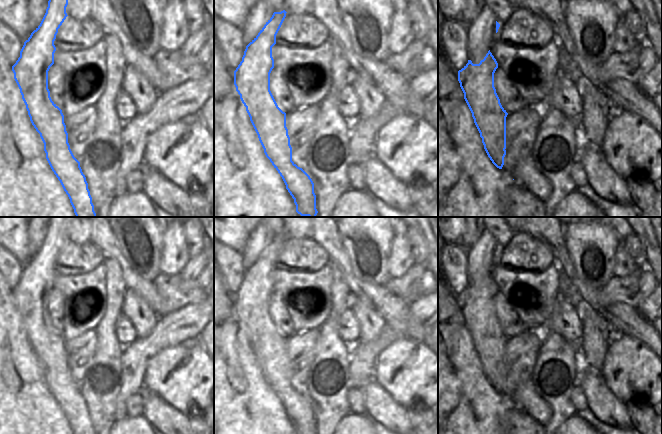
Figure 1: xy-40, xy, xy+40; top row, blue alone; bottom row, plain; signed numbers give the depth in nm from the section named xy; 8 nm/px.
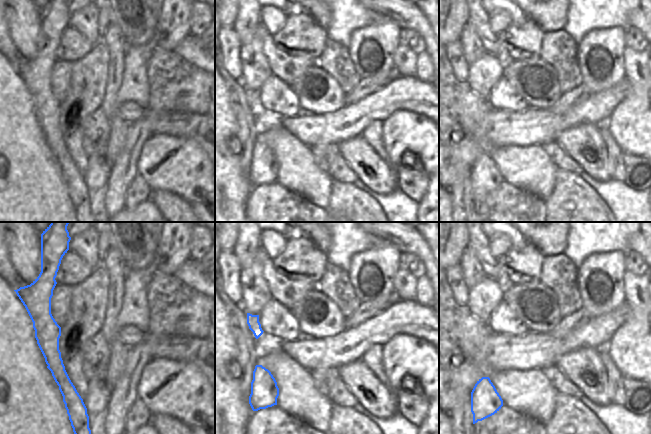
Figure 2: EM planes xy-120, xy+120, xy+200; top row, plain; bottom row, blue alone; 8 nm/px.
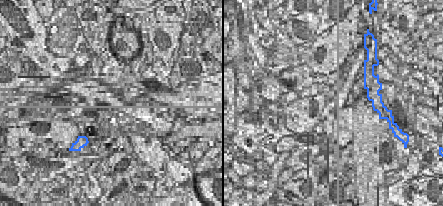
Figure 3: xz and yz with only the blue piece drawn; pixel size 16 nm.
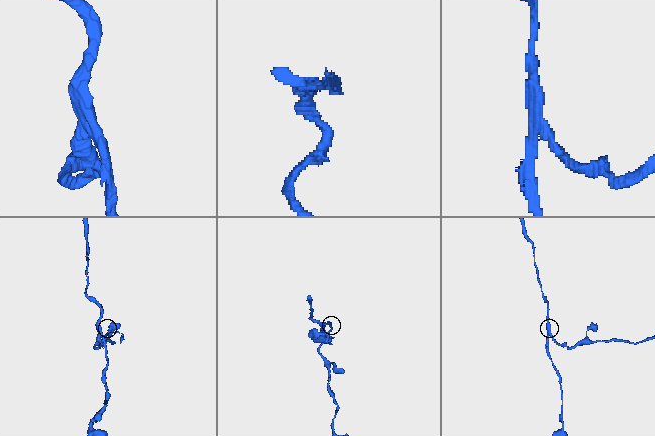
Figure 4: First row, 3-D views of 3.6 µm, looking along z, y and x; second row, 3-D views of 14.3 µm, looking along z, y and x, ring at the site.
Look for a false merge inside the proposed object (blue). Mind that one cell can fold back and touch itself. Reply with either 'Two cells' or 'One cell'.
Two cells

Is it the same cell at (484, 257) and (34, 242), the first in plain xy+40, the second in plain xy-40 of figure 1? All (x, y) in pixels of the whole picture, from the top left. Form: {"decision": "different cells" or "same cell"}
{"decision": "same cell"}

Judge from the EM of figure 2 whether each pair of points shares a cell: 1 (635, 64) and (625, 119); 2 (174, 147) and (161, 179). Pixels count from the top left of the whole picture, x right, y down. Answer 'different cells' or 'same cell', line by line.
1: same cell
2: same cell

